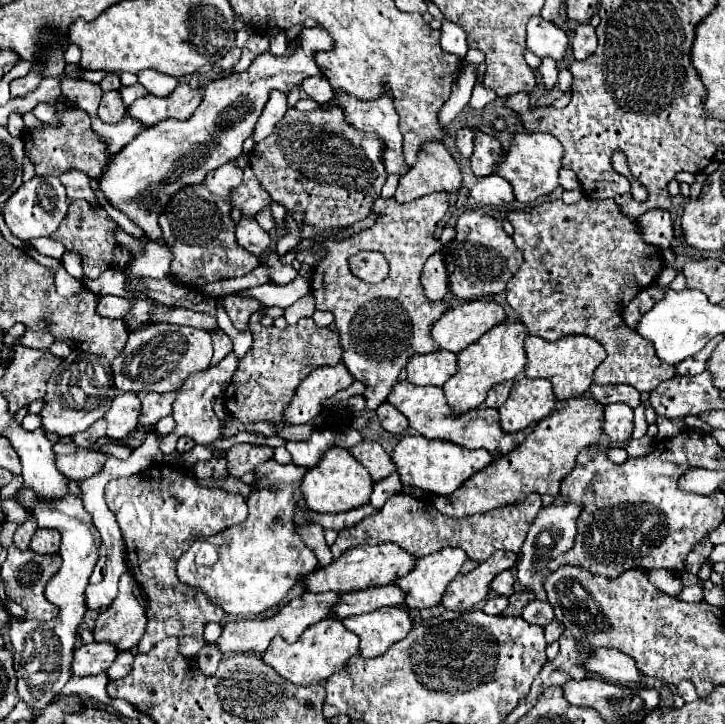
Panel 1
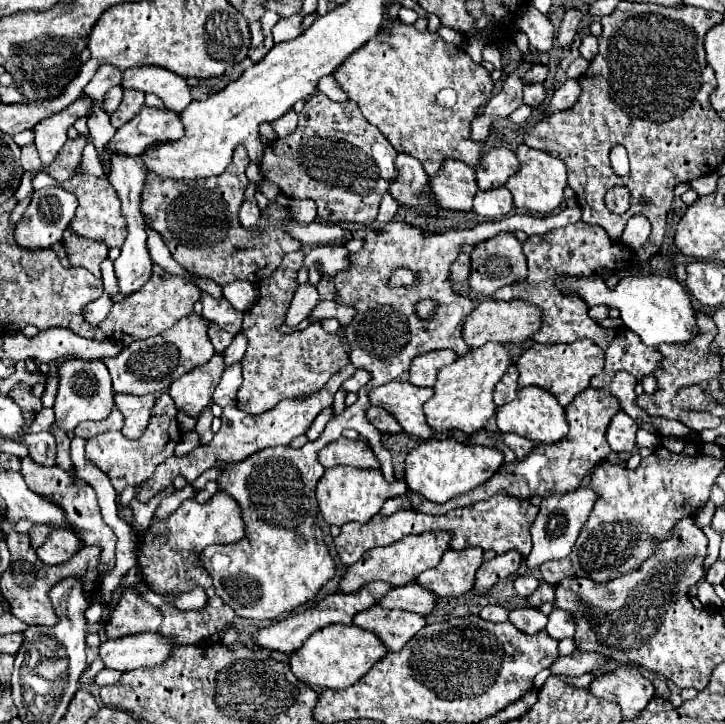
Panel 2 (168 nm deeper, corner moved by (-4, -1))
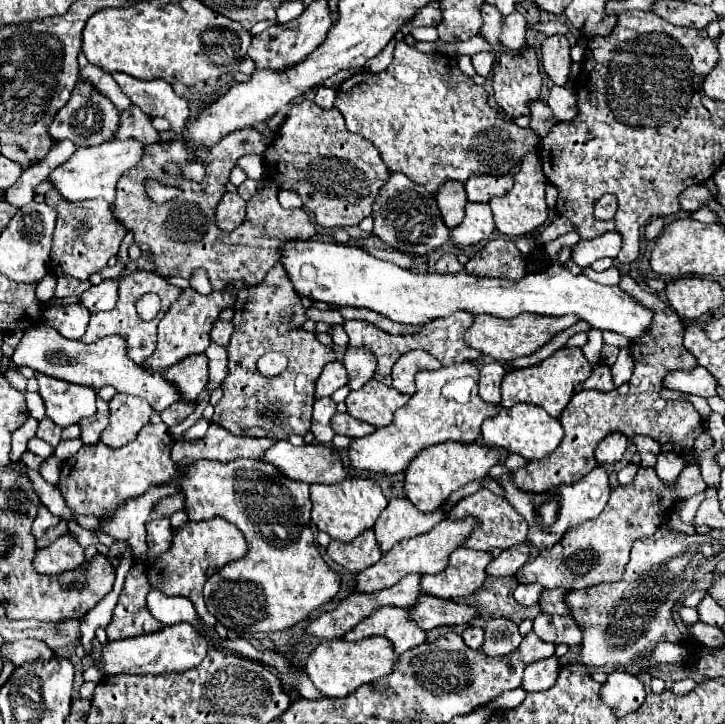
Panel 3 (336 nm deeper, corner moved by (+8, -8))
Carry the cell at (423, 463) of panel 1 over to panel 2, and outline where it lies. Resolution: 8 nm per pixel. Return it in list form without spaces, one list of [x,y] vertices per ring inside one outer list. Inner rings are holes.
[[[456,439],[422,441],[406,455],[404,481],[410,487],[410,491],[420,493],[434,503],[444,503],[488,481],[494,475],[494,471],[500,469],[502,463],[504,463],[504,455],[498,449],[466,447]]]

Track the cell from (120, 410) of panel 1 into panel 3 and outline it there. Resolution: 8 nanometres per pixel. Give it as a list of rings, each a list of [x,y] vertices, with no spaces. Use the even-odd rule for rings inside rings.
[[[116,394],[110,400],[110,424],[100,436],[100,442],[120,448],[136,438],[136,434],[150,422],[154,410],[144,398]]]

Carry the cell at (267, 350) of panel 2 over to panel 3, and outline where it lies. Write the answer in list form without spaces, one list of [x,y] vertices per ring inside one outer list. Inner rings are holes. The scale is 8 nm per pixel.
[[[274,266],[266,278],[238,292],[234,306],[234,334],[228,344],[230,372],[222,384],[224,396],[214,406],[212,422],[224,426],[230,434],[252,436],[252,438],[272,438],[288,440],[292,434],[306,436],[310,432],[312,404],[316,380],[328,362],[334,362],[334,350],[316,340],[314,334],[306,332],[302,324],[306,322],[306,308],[302,306],[296,290],[292,288],[282,266]],[[290,308],[294,318],[290,322],[278,324],[278,312]],[[267,352],[282,352],[288,356],[288,368],[274,378],[264,378],[256,370],[256,360]]]

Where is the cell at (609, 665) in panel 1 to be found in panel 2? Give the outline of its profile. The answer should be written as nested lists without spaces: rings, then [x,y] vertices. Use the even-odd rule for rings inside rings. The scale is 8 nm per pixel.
[[[574,651],[568,657],[558,657],[556,663],[552,663],[552,671],[560,673],[560,675],[568,675],[568,677],[578,677],[584,673],[594,673],[594,671],[602,671],[604,665],[610,659],[604,659],[604,655],[596,655],[596,653],[582,653],[582,651]]]

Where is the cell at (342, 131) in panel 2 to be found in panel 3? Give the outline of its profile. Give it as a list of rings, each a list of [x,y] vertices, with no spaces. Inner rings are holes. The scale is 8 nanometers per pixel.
[[[304,100],[290,106],[274,142],[270,142],[264,154],[264,176],[278,188],[298,192],[318,226],[350,228],[370,216],[372,202],[390,178],[390,170],[372,142],[346,128],[340,110],[322,110]]]

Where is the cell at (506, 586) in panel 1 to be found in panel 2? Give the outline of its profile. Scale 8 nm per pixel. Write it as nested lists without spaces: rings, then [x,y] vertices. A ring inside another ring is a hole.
[[[518,575],[514,579],[514,589],[522,597],[530,597],[536,587],[538,587],[538,579],[534,575]]]

